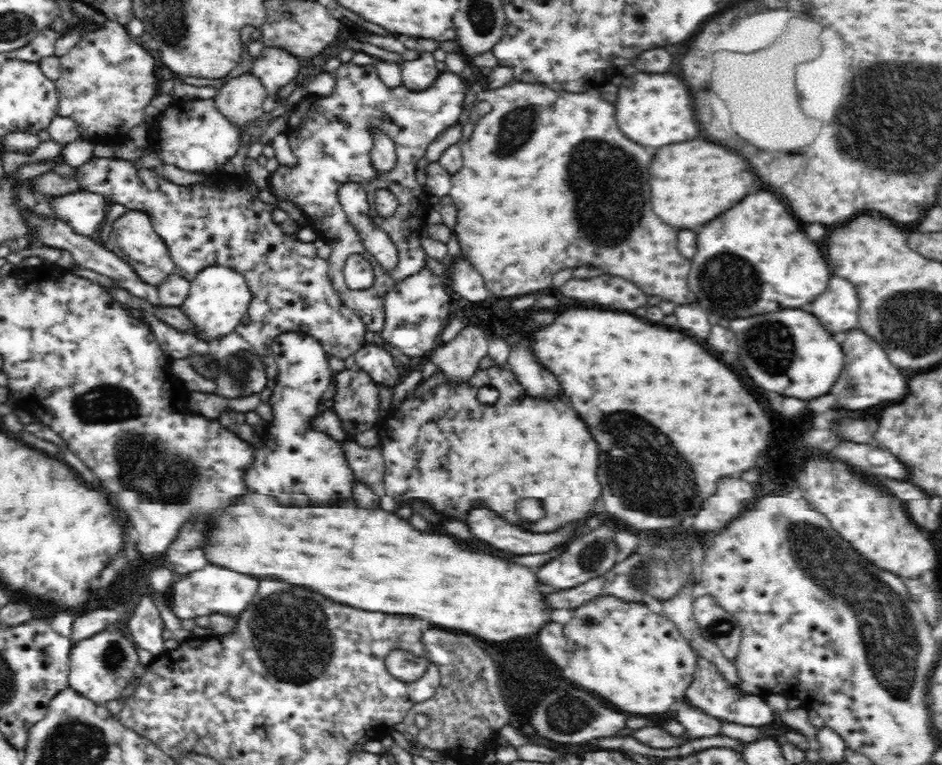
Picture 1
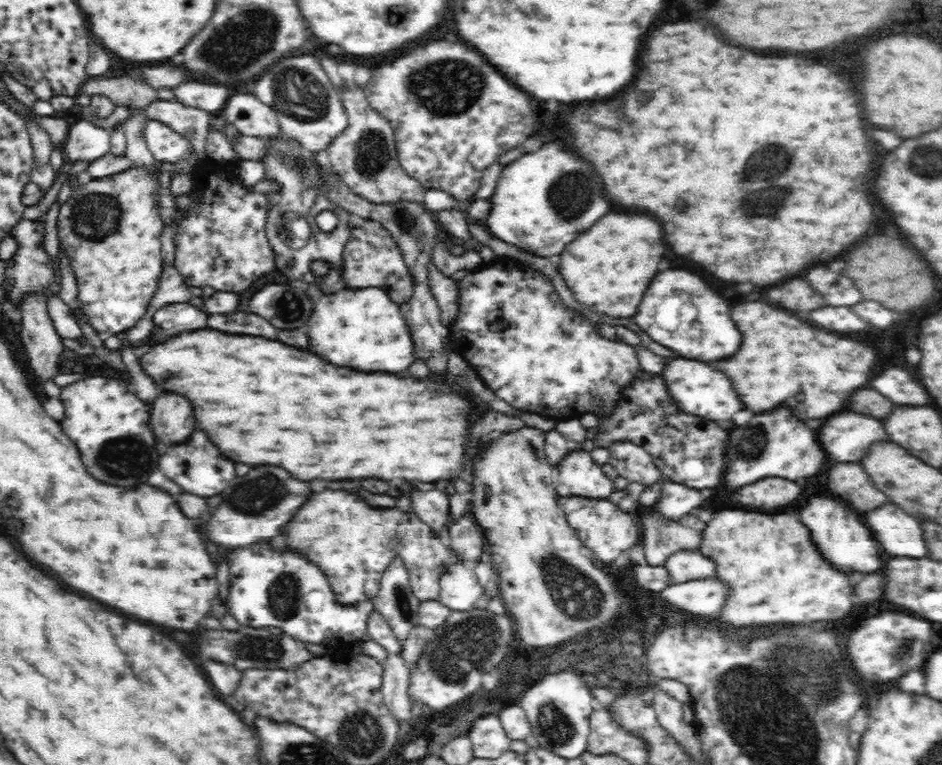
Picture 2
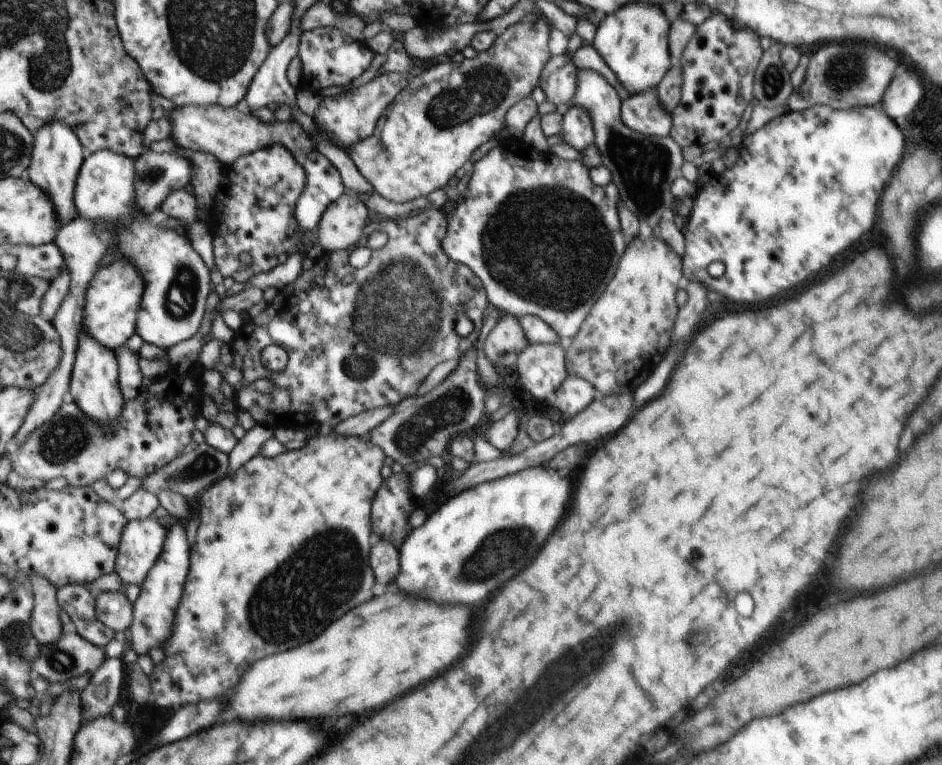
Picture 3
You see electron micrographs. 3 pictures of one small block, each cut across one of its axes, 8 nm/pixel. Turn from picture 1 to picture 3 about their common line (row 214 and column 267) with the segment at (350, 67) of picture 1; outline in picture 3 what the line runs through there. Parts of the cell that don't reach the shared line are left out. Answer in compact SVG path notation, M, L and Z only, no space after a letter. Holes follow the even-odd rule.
M429 207L410 213L403 219L372 221L363 227L362 236L355 248L365 246L367 237L375 230L385 232L387 241L382 248L371 250L365 268L359 270L350 268L349 254L355 248L326 252L314 262L313 268L300 272L294 284L280 289L261 314L243 320L244 323L234 333L229 343L233 366L243 370L245 380L251 384L255 384L255 380L270 379L274 383L274 389L267 396L255 391L255 388L243 390L236 399L237 404L249 410L259 424L269 426L271 429L283 428L288 421L294 421L293 424L298 425L299 428L304 428L304 425L319 426L319 431L324 432L329 429L335 430L339 423L357 416L361 411L382 407L385 404L391 405L392 408L400 407L416 396L417 387L436 364L447 364L447 360L451 360L451 364L459 364L465 352L476 344L479 332L483 332L483 320L487 320L487 304L490 300L487 300L487 291L482 280L479 280L466 264L452 261L443 252L442 243L446 236L447 219L447 215L444 215L440 209ZM350 271L354 281L343 282L343 278ZM363 278L367 282L367 288L363 288L363 296L359 296L359 282ZM349 296L353 296L355 300L349 302ZM349 310L351 314L355 312L353 314L355 324L353 320L347 320ZM464 313L472 322L473 331L468 336L459 336L459 316L463 316ZM271 322L277 322L281 326L283 324L289 326L291 322L295 322L297 326L301 326L301 334L307 336L305 346L301 344L299 350L289 346L287 350L290 361L283 372L265 369L262 363L265 338L273 338ZM423 342L425 346L421 348ZM407 348L415 348L415 354L407 352ZM399 352L407 352L407 356L401 354L401 358L397 358ZM389 360L393 360L395 364L399 362L399 366L385 365Z

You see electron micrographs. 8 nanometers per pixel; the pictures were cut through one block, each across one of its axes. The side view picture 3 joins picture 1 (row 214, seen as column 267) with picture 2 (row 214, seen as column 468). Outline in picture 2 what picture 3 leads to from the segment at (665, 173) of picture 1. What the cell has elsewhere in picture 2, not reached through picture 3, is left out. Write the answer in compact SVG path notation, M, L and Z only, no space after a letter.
M606 214L560 254L560 274L578 302L600 316L634 316L666 252L660 224L650 216Z

